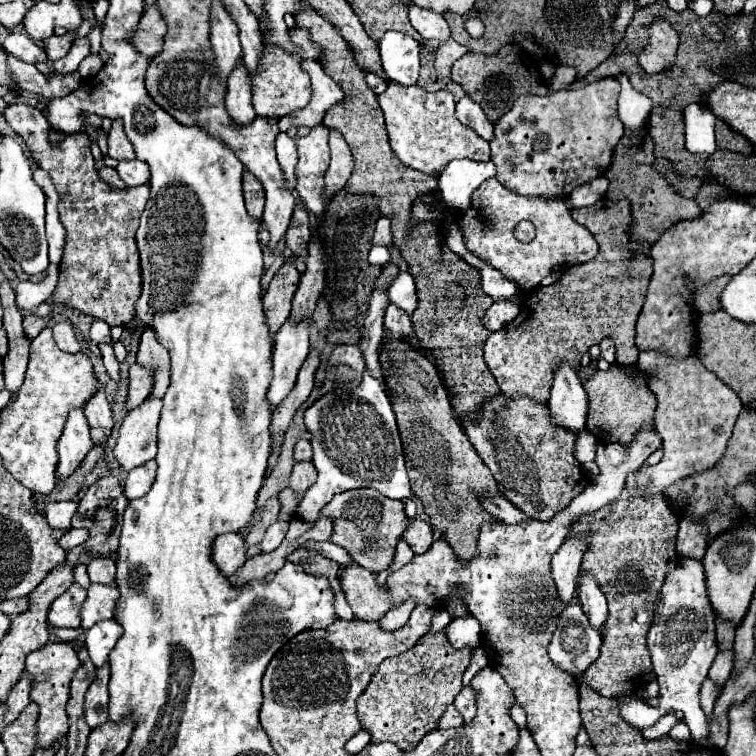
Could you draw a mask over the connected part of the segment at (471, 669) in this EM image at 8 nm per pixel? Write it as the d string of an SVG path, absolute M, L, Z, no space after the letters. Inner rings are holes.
M479 645L477 649L473 649L473 659L471 659L471 663L469 663L467 671L465 671L465 679L463 679L463 683L467 685L467 683L473 679L473 675L475 675L477 671L481 671L483 667L487 667L487 665L489 665L489 657L485 655L485 649Z

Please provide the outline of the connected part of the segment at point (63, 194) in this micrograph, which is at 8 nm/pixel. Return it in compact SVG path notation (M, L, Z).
M15 103L7 105L3 111L7 123L15 133L19 133L25 143L29 145L29 151L33 159L39 163L41 169L47 169L53 177L53 183L59 191L59 217L61 223L67 231L65 239L65 249L63 249L63 259L59 267L59 281L55 287L55 301L71 305L91 317L103 319L109 325L127 325L133 315L135 315L135 303L141 295L141 269L139 269L139 253L135 245L135 231L139 227L139 217L145 209L145 203L149 201L149 187L147 185L137 185L137 187L125 187L125 189L115 189L103 179L99 179L97 169L93 165L93 155L91 155L91 141L87 133L69 133L65 135L59 145L51 145L49 141L49 123L45 115L29 105Z

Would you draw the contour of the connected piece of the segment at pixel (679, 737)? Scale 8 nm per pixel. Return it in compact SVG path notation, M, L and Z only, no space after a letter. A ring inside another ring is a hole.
M683 721L675 723L673 729L669 731L669 737L675 739L675 741L687 741L687 739L689 739L689 727L687 727Z

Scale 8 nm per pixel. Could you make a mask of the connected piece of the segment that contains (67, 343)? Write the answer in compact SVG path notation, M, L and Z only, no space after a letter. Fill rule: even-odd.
M61 321L61 323L55 323L53 325L53 337L57 341L57 345L63 349L63 351L69 351L69 353L77 353L79 351L79 343L75 339L75 333L71 329L71 323L67 321Z

